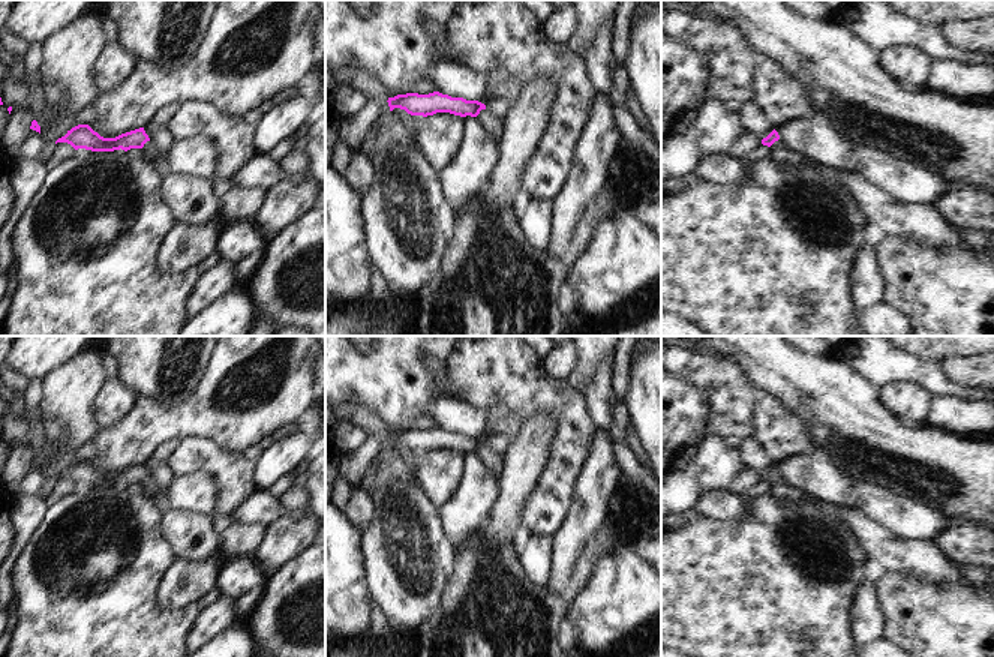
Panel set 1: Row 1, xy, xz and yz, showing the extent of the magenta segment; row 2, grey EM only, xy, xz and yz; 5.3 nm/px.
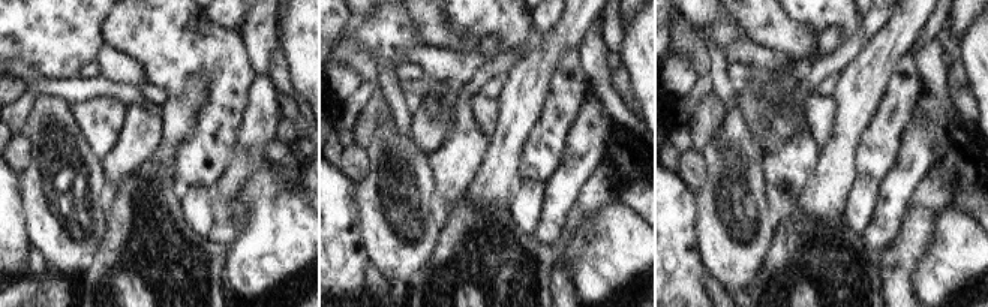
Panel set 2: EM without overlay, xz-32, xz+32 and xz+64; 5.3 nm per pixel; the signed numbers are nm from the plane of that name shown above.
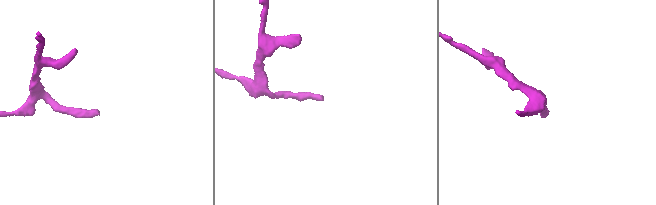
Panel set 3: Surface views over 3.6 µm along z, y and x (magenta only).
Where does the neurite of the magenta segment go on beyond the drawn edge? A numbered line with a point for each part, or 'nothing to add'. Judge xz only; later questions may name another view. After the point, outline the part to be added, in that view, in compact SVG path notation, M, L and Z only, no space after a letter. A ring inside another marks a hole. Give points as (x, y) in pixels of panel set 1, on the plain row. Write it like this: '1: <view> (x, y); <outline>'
1: xz (488, 456); M481 446L480 450L477 452L477 456L483 464L490 466L493 471L501 471L502 462L504 462L504 454L495 453L486 446Z

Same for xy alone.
1: xy (149, 486); M147 477L142 483L142 495L151 498L154 502L157 502L159 495L154 492L154 483L150 477Z

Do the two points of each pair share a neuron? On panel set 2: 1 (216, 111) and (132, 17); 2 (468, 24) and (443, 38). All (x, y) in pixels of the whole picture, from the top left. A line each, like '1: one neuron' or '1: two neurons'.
1: one neuron
2: two neurons

